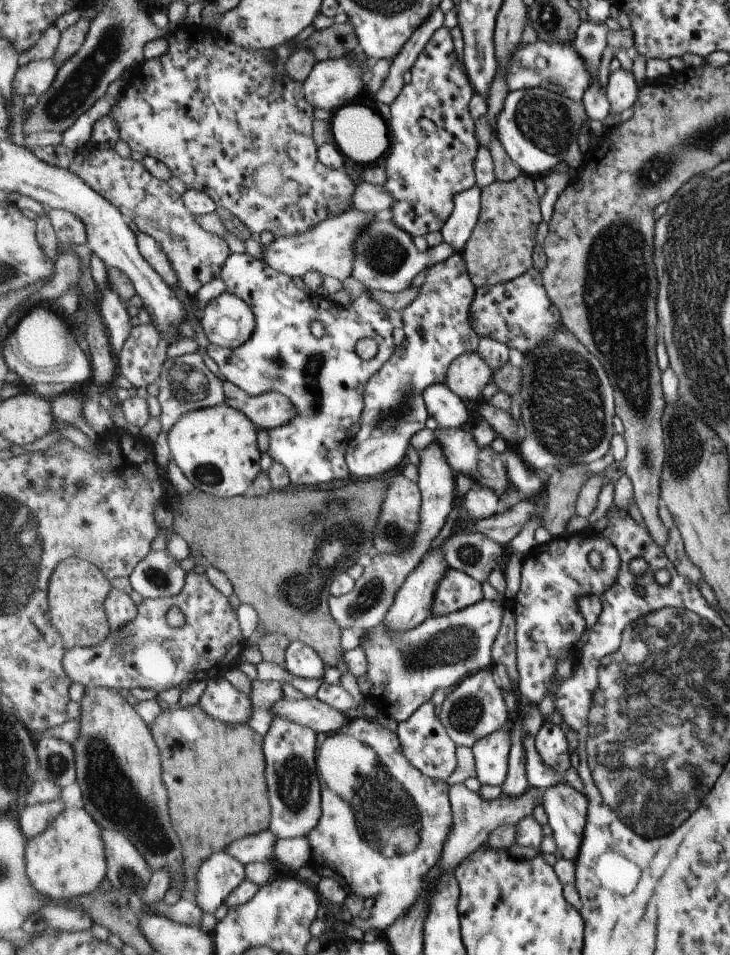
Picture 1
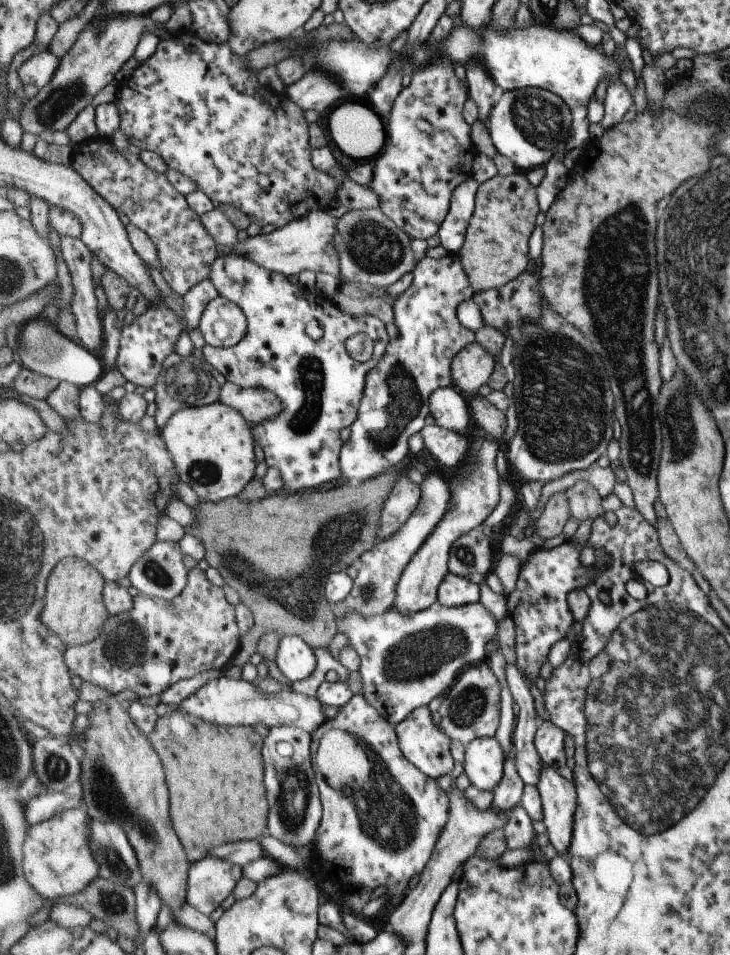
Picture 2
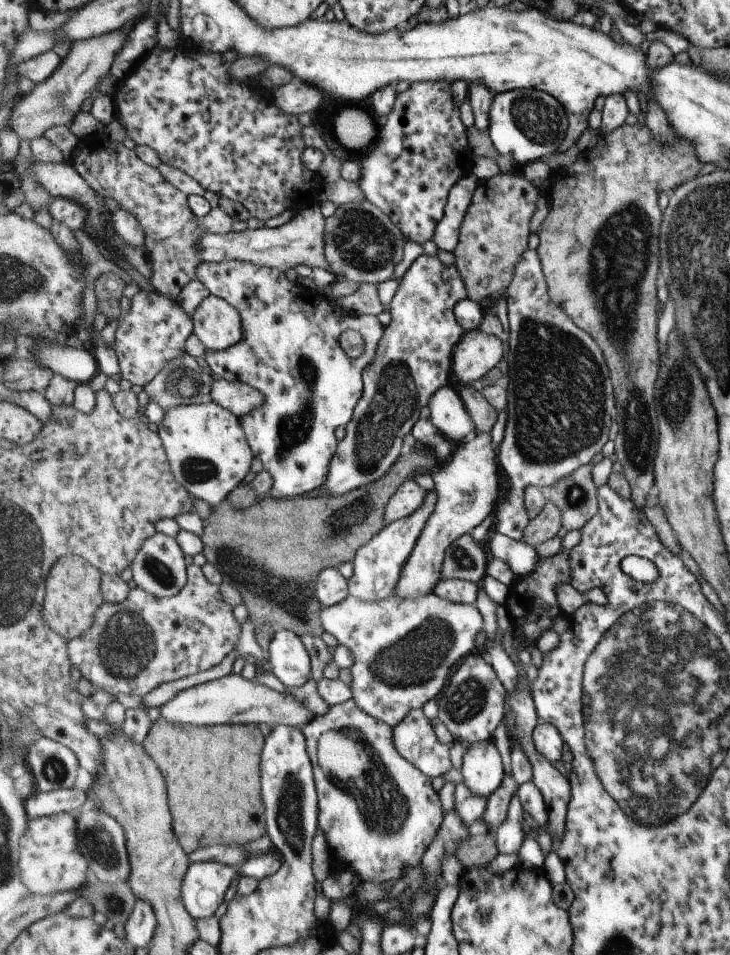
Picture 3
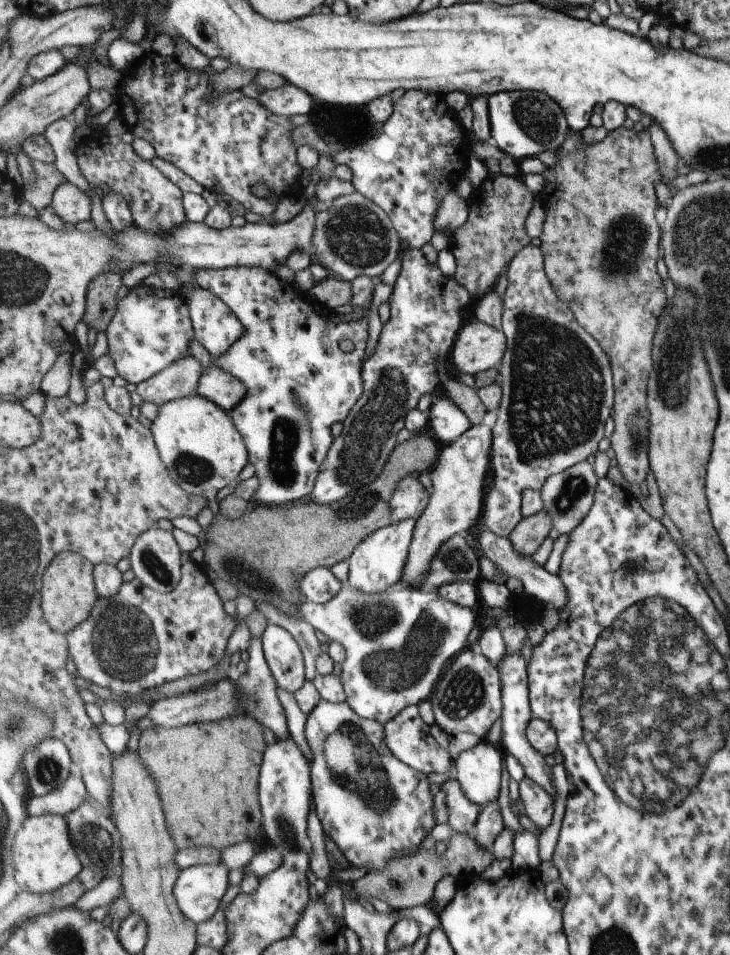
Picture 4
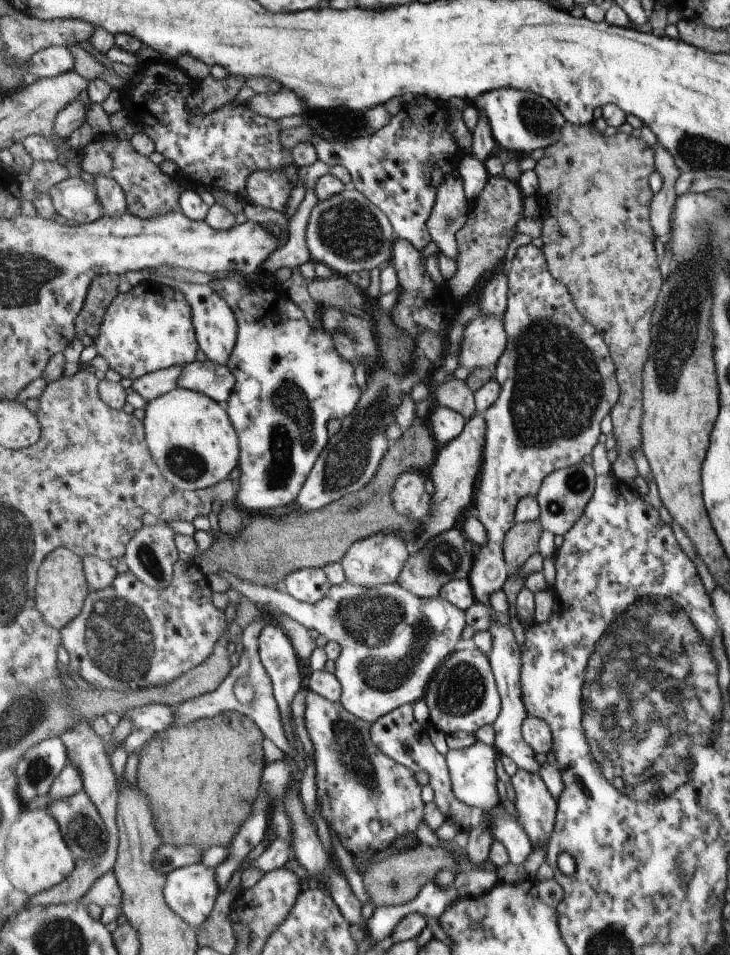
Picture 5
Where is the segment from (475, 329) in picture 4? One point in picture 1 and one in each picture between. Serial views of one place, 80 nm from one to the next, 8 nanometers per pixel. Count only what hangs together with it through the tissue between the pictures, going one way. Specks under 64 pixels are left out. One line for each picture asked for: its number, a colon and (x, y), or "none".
1: (470, 373)
2: (473, 366)
3: (478, 353)

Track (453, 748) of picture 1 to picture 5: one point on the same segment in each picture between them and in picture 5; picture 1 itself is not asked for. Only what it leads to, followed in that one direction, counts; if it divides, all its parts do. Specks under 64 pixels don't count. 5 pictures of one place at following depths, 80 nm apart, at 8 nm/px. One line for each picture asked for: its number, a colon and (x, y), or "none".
2: (424, 743)
3: (414, 736)
4: (408, 736)
5: (400, 735)

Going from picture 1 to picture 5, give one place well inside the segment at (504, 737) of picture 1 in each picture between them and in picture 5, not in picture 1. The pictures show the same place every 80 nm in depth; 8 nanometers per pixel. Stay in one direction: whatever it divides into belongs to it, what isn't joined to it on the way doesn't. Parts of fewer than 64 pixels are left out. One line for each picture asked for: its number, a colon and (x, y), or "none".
2: (485, 762)
3: (482, 769)
4: (479, 770)
5: (473, 770)

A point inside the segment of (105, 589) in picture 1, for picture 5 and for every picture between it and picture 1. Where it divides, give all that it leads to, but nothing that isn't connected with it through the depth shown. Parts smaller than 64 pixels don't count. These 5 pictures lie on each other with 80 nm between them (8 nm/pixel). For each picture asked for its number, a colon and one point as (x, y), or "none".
2: (75, 608)
3: (74, 596)
4: (69, 593)
5: (63, 587)

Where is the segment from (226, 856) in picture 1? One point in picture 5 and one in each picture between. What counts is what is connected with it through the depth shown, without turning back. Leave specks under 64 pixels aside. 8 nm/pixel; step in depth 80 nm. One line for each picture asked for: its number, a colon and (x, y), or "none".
2: (213, 879)
3: (205, 885)
4: (199, 891)
5: (192, 891)

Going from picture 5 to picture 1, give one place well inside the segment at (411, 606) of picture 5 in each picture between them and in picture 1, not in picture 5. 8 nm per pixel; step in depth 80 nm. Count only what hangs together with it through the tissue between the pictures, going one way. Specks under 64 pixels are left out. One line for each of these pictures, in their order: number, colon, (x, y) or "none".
1: (406, 669)
2: (407, 661)
3: (405, 650)
4: (399, 642)

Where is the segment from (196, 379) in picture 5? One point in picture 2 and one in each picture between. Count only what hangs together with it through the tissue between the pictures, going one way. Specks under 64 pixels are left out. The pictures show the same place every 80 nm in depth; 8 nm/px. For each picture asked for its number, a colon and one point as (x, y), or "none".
2: (259, 405)
3: (240, 397)
4: (227, 390)

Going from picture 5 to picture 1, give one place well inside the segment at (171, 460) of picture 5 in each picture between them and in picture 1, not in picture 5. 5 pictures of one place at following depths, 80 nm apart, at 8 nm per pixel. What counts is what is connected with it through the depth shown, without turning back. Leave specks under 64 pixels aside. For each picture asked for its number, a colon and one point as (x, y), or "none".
1: (216, 447)
2: (213, 448)
3: (209, 452)
4: (202, 447)

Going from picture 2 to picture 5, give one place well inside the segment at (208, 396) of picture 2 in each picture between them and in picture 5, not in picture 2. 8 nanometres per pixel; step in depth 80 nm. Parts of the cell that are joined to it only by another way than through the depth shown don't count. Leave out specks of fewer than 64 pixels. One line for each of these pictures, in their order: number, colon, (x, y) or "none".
3: (186, 380)
4: (182, 379)
5: (154, 385)

